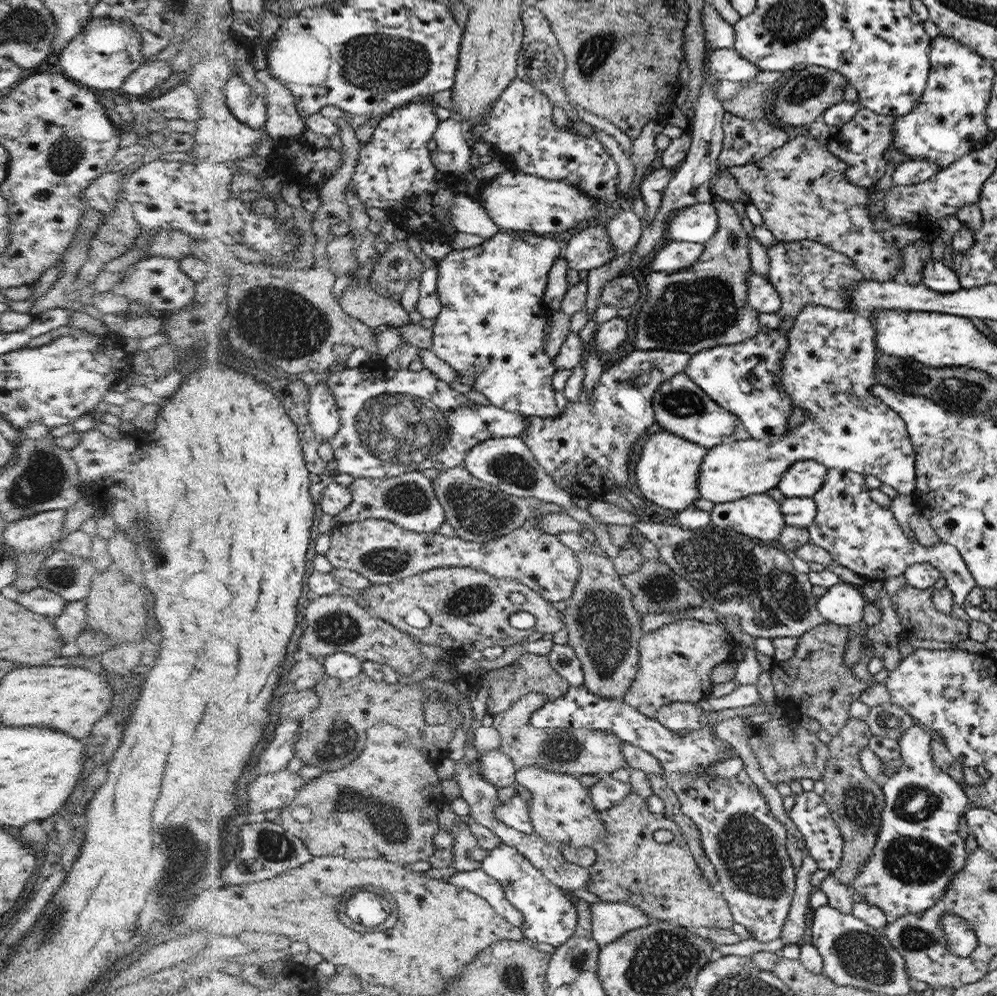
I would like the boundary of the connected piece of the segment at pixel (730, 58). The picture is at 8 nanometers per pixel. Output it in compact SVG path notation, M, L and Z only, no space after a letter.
M734 48L710 51L703 60L703 67L718 80L732 82L748 80L762 71L755 64L742 58Z

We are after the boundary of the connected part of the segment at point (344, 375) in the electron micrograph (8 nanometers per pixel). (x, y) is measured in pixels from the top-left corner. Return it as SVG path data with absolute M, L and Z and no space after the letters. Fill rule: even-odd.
M363 364L330 373L329 385L337 394L341 410L342 428L333 438L334 467L339 473L358 478L394 478L408 472L436 468L447 471L463 465L466 454L477 444L490 438L519 437L525 433L527 418L492 405L475 405L462 393L457 393L449 382L424 368L412 371L396 370L386 364Z

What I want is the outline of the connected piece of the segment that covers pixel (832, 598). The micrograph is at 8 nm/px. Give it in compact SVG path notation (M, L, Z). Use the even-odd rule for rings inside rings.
M841 582L828 588L820 597L818 609L829 622L852 627L852 624L858 624L862 620L864 597L850 583Z

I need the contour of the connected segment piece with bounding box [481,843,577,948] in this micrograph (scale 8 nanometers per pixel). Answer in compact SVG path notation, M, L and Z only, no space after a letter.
M500 843L481 860L481 869L487 871L502 886L504 894L523 914L524 937L528 942L552 944L558 948L574 937L577 928L577 910L559 886L553 885L517 848Z

